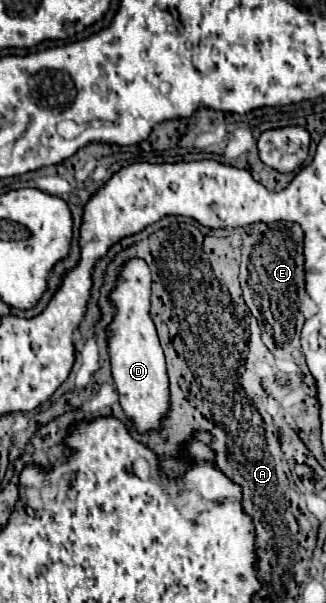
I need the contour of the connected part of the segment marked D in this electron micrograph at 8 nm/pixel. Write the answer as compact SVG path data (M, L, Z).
M134 257L122 265L118 285L108 295L110 303L114 305L114 317L106 327L112 377L116 391L120 395L122 409L134 421L140 433L156 429L160 425L160 419L170 409L164 353L150 317L150 287L152 287L150 267L146 265L146 261Z

